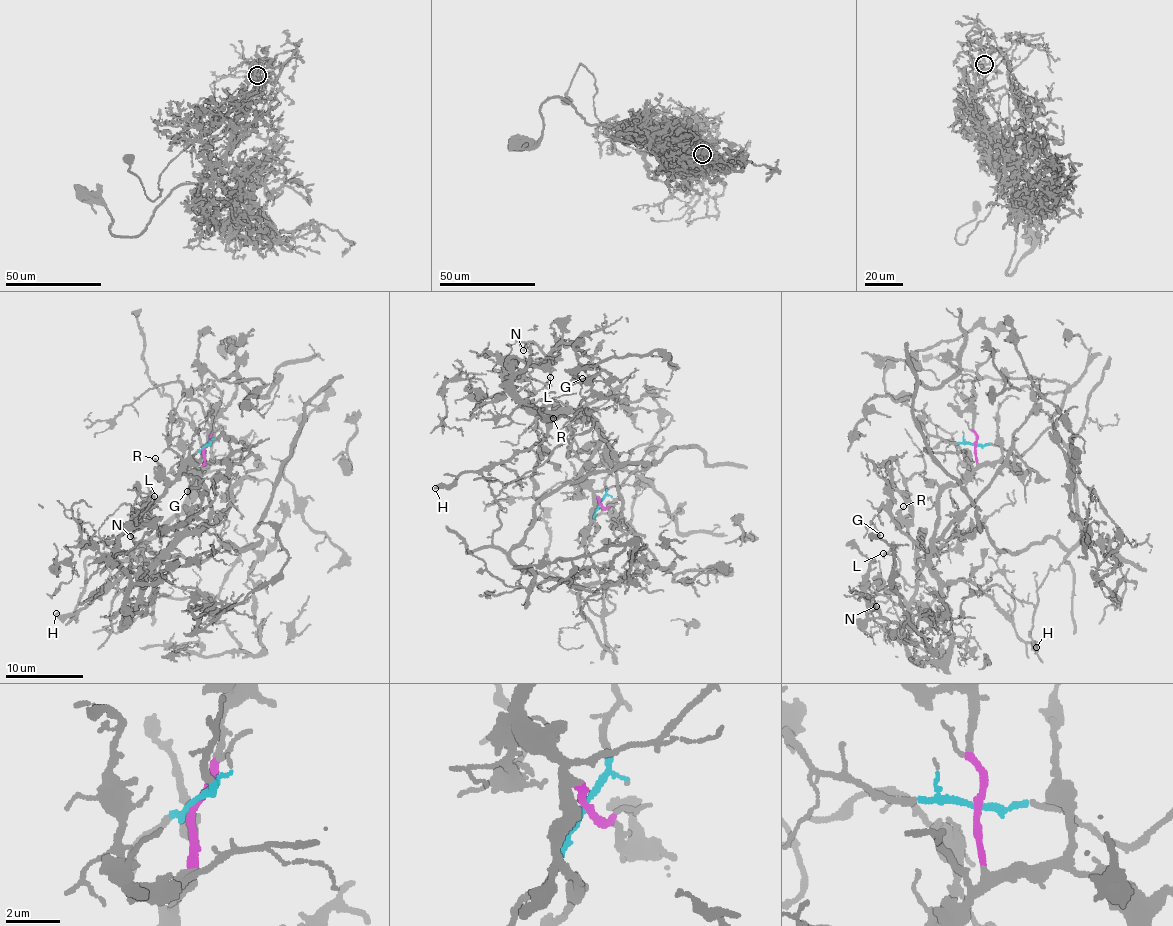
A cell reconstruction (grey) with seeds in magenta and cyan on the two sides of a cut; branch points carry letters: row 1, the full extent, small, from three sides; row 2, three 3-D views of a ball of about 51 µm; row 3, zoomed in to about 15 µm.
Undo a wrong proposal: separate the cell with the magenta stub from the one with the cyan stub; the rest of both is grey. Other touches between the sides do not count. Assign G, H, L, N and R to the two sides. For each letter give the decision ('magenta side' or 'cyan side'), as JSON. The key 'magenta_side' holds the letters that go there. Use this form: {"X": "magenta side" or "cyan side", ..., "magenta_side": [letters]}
{"G": "magenta side", "H": "magenta side", "L": "magenta side", "N": "magenta side", "R": "magenta side", "magenta_side": ["G", "H", "L", "N", "R"]}

